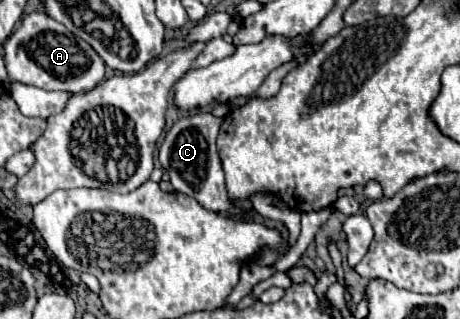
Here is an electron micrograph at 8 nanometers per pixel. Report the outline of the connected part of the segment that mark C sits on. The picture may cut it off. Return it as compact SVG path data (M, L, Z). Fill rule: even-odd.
M197 113L197 115L181 117L171 127L171 131L165 135L165 139L159 147L159 161L161 161L163 169L169 171L171 185L175 191L197 199L209 211L229 213L229 215L245 215L247 211L237 207L227 197L227 191L225 191L221 161L219 161L217 147L215 147L215 139L217 139L221 123L223 123L223 119L215 117L211 113Z

